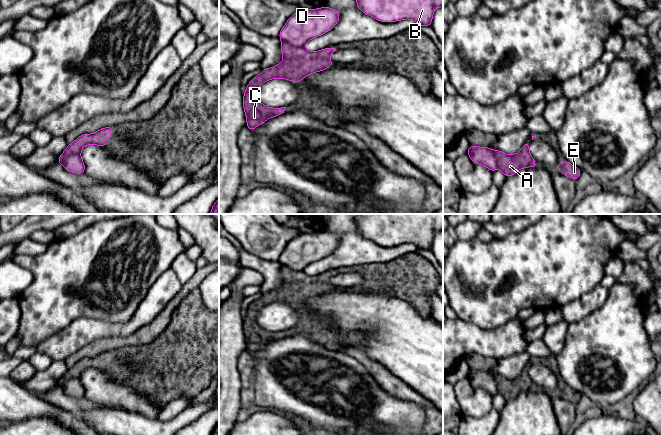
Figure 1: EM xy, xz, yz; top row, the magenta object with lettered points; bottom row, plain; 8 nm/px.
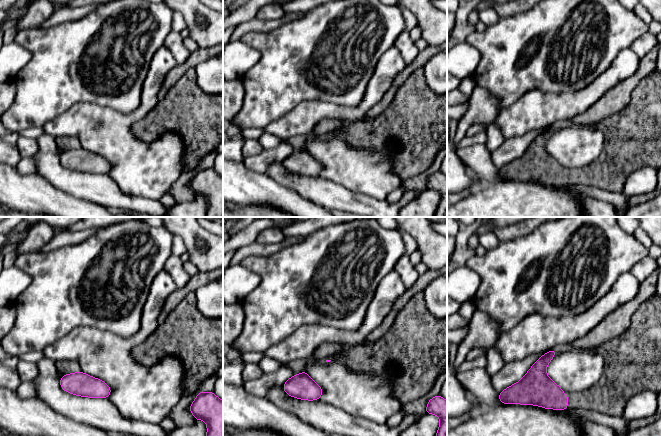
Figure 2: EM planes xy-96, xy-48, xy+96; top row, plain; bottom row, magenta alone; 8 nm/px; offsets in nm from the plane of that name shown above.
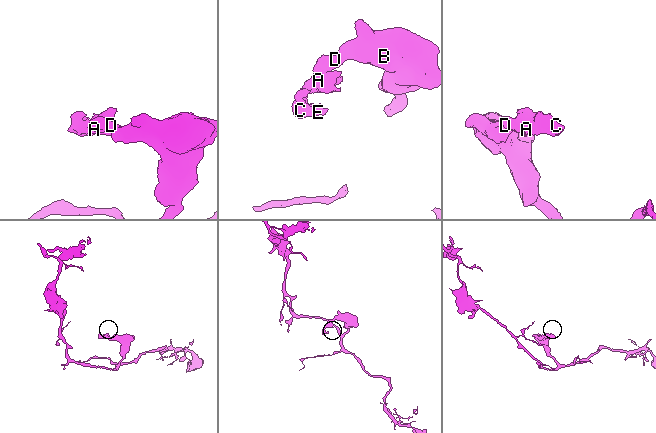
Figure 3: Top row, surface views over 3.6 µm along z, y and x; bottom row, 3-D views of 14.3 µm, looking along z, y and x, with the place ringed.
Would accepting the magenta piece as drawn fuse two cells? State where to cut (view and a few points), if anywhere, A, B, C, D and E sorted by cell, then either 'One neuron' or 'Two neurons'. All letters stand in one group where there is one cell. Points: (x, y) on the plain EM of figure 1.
Split along xy (79, 376), (69, 378), (60, 387). Groups: A C E / B D. Two neurons

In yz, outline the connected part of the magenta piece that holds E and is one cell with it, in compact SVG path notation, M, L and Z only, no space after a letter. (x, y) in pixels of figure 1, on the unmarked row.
M567 384L557 388L560 397L577 404L581 399L581 394L571 389Z

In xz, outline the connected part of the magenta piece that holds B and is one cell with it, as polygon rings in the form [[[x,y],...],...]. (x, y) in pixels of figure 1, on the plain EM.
[[[356,214],[358,232],[382,246],[413,243],[418,249],[431,250],[436,231],[443,231],[443,214]]]

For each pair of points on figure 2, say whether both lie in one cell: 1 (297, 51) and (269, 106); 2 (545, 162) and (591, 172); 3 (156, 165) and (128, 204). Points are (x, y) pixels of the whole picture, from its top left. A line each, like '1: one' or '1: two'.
1: one
2: one
3: two

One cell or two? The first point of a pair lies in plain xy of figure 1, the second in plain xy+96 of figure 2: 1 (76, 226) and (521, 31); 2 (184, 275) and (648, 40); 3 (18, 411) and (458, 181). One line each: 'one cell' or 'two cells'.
1: two cells
2: one cell
3: one cell

